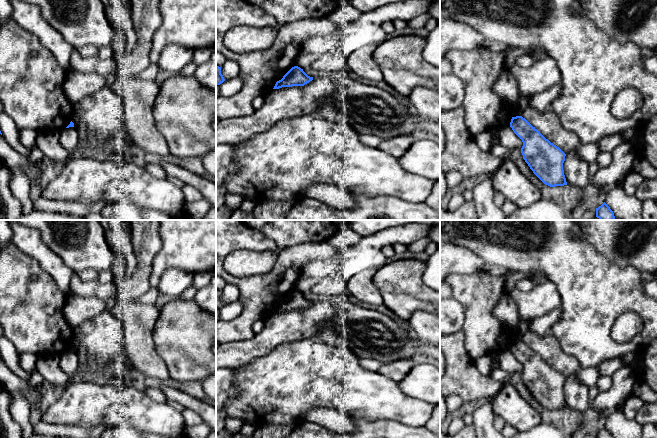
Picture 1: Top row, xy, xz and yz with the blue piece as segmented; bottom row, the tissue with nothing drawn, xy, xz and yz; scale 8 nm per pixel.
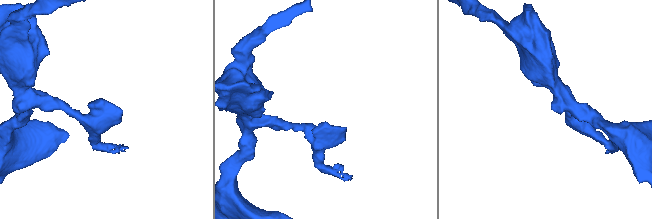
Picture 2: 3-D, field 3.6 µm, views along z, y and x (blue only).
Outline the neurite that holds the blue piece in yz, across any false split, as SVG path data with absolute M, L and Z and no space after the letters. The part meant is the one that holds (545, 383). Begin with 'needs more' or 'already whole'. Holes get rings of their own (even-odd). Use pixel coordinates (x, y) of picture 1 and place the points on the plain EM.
already whole; M522 340L512 341L510 351L523 366L521 377L533 397L550 411L567 409L563 394L566 378Z

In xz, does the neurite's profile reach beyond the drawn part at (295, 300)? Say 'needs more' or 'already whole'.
already whole

